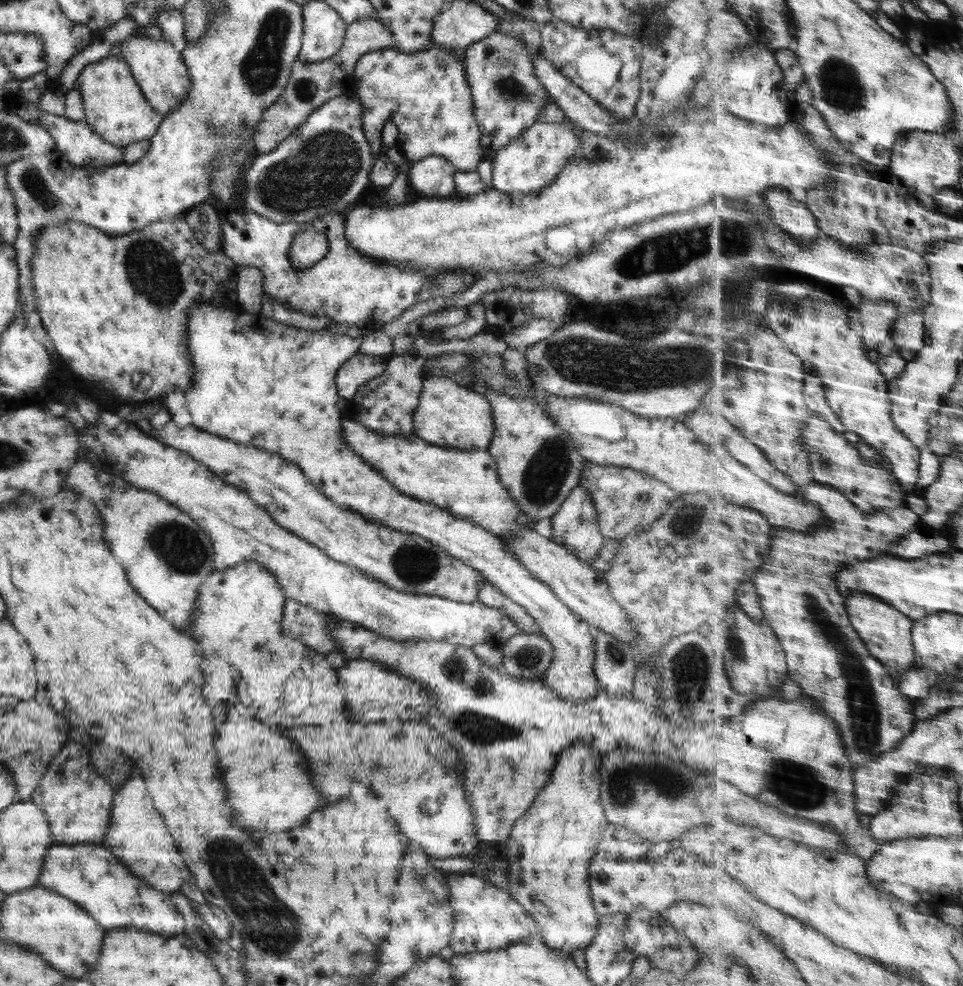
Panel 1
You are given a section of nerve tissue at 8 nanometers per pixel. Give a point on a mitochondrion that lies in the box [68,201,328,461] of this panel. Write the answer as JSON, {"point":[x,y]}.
{"point":[151,274]}

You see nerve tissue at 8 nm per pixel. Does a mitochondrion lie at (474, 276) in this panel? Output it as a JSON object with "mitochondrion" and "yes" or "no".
{"mitochondrion":"no"}

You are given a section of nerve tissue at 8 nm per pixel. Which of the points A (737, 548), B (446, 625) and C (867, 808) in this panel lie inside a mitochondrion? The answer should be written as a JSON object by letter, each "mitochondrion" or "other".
{"A":"other","B":"other","C":"other"}

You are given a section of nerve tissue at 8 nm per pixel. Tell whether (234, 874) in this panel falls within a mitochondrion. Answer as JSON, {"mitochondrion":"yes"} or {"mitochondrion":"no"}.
{"mitochondrion":"yes"}

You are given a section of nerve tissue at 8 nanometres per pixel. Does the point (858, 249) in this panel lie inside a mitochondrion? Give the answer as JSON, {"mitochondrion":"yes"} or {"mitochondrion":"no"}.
{"mitochondrion":"no"}

